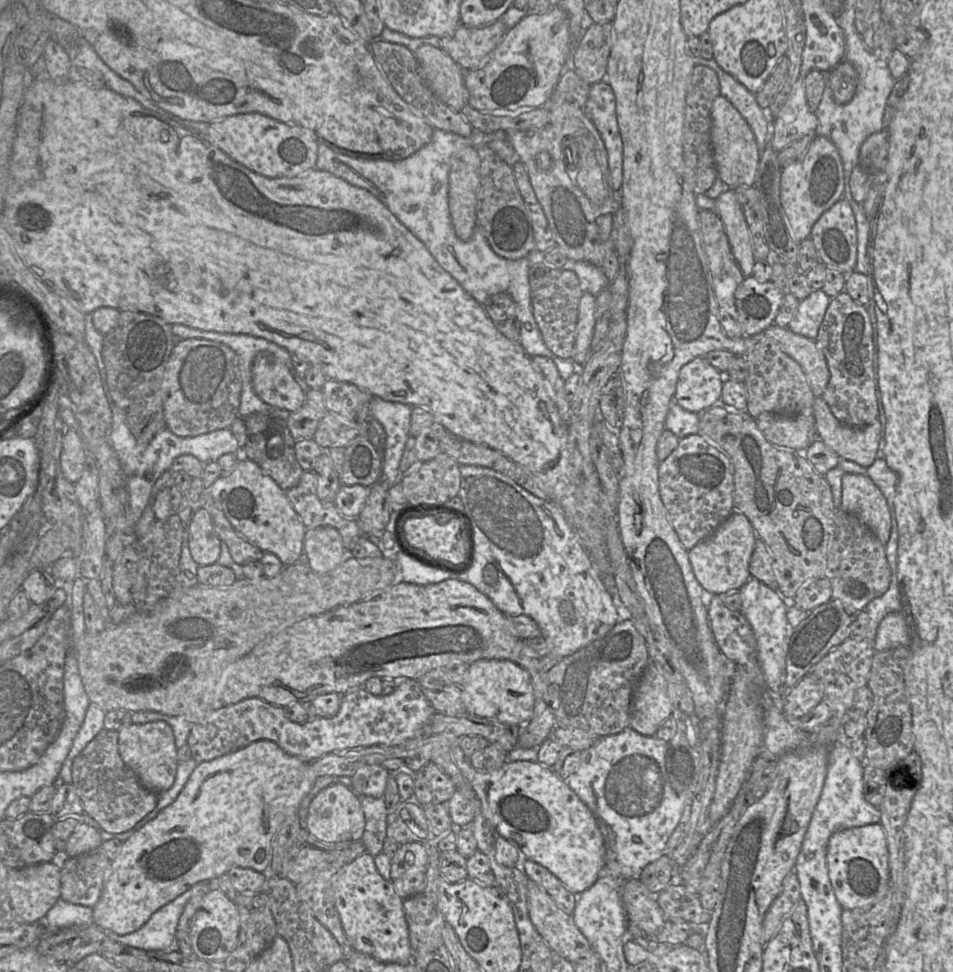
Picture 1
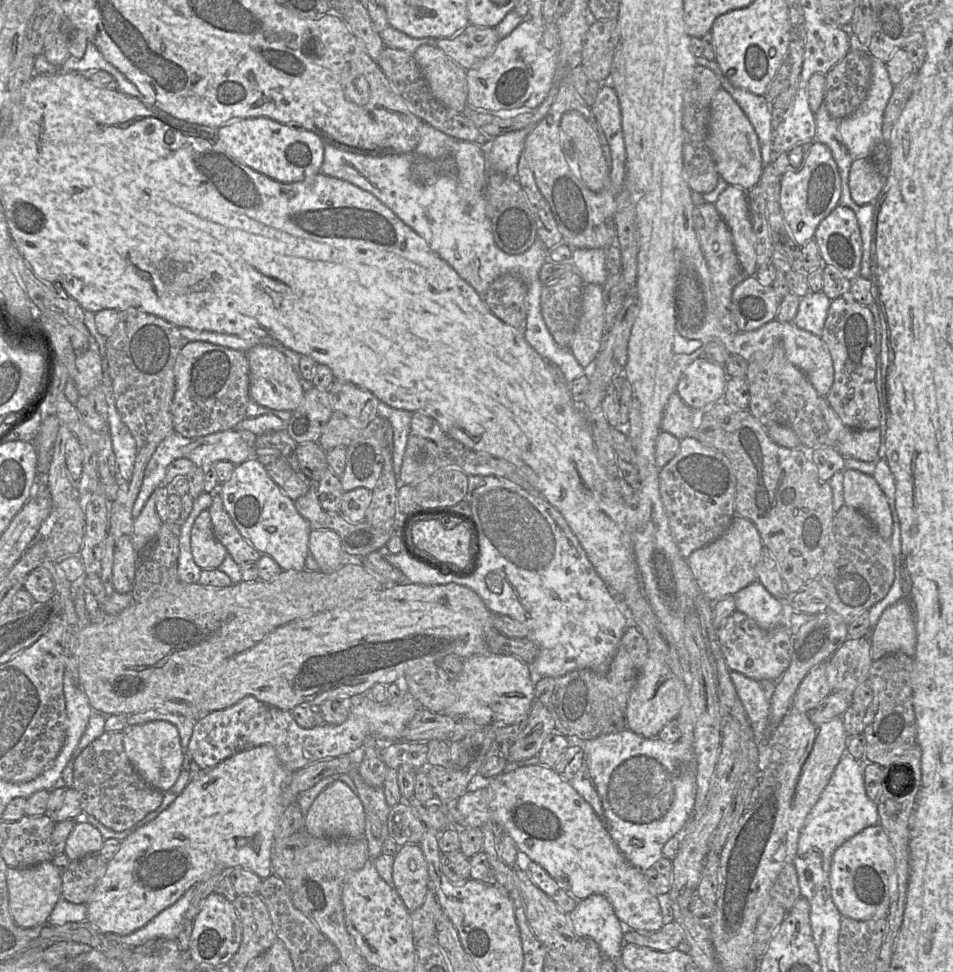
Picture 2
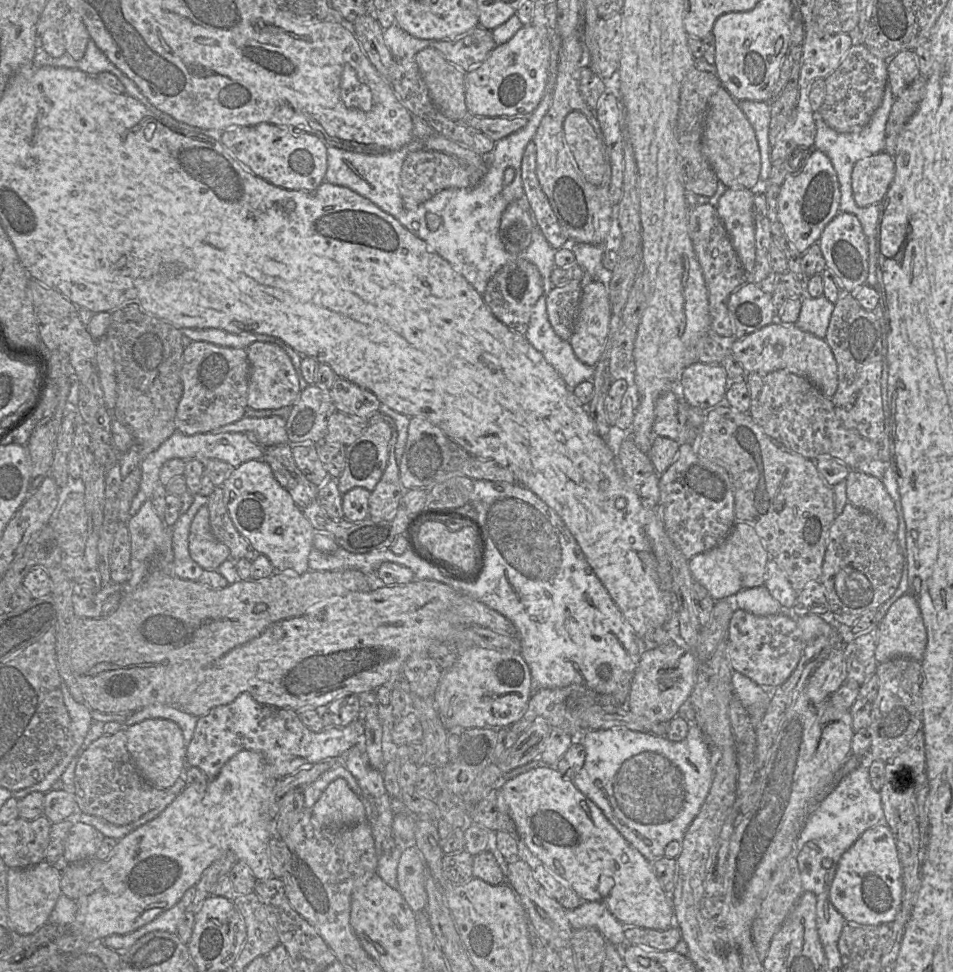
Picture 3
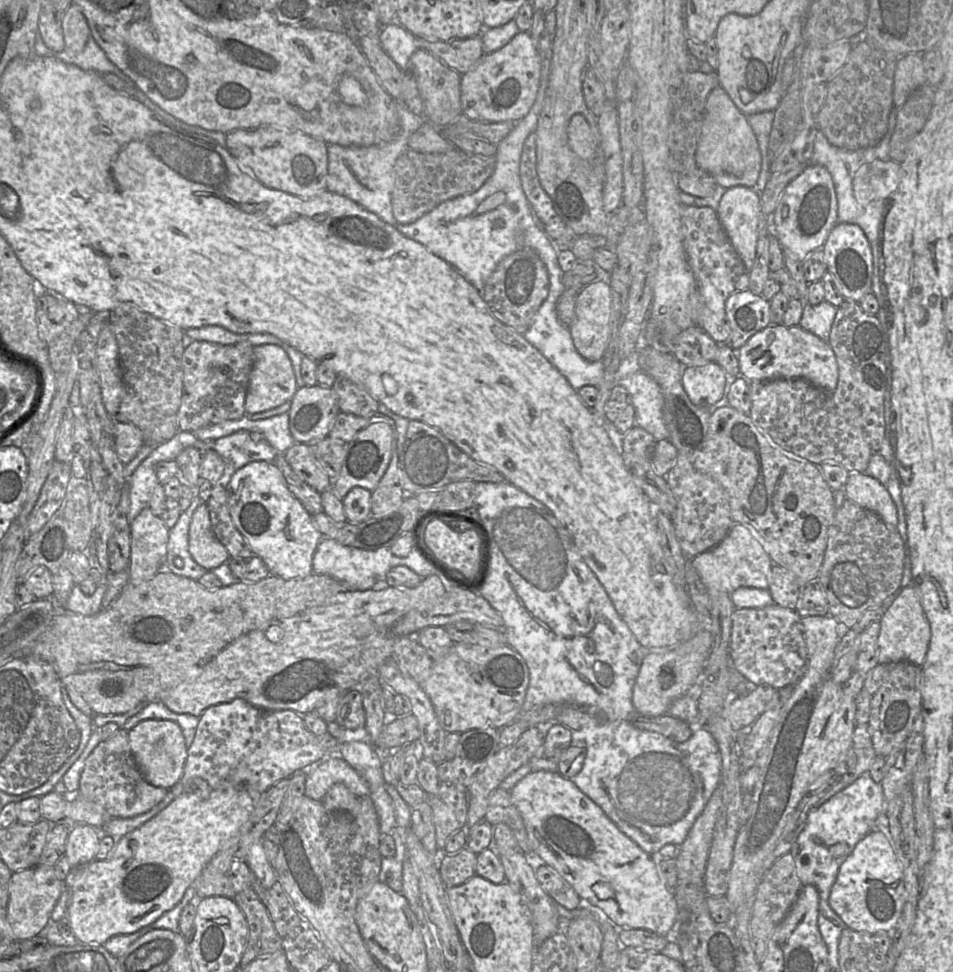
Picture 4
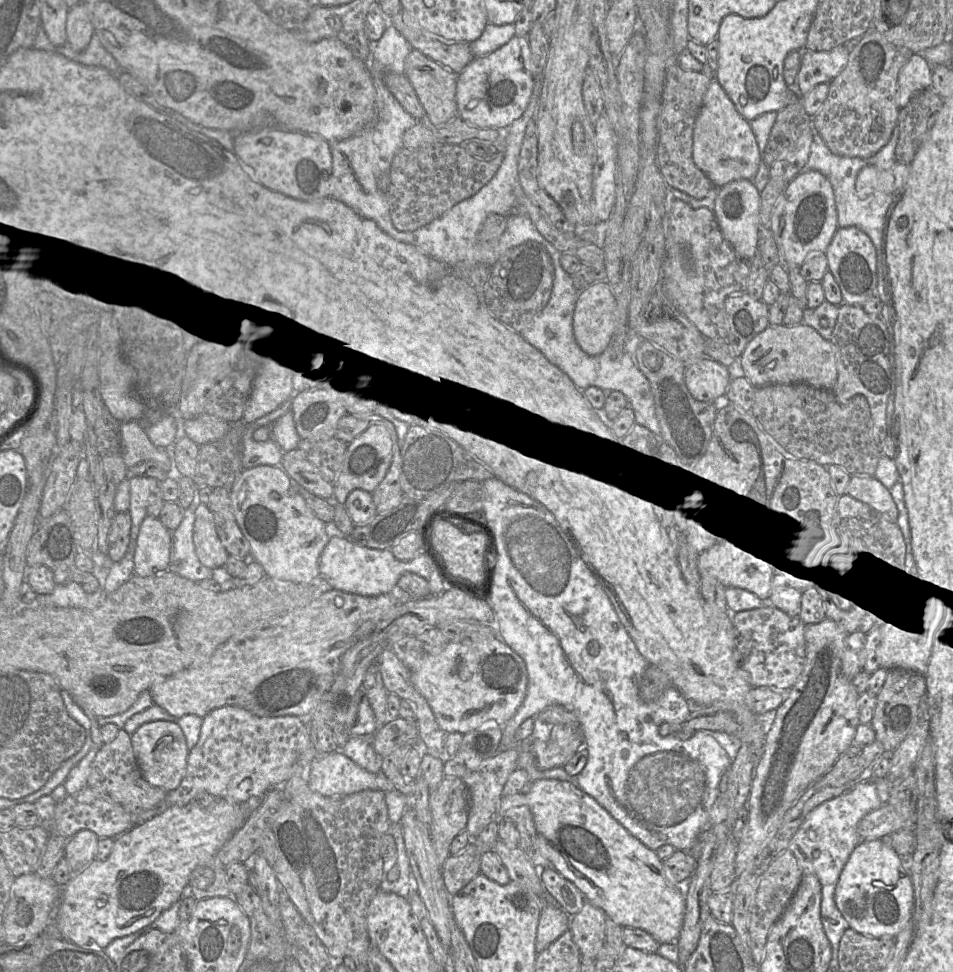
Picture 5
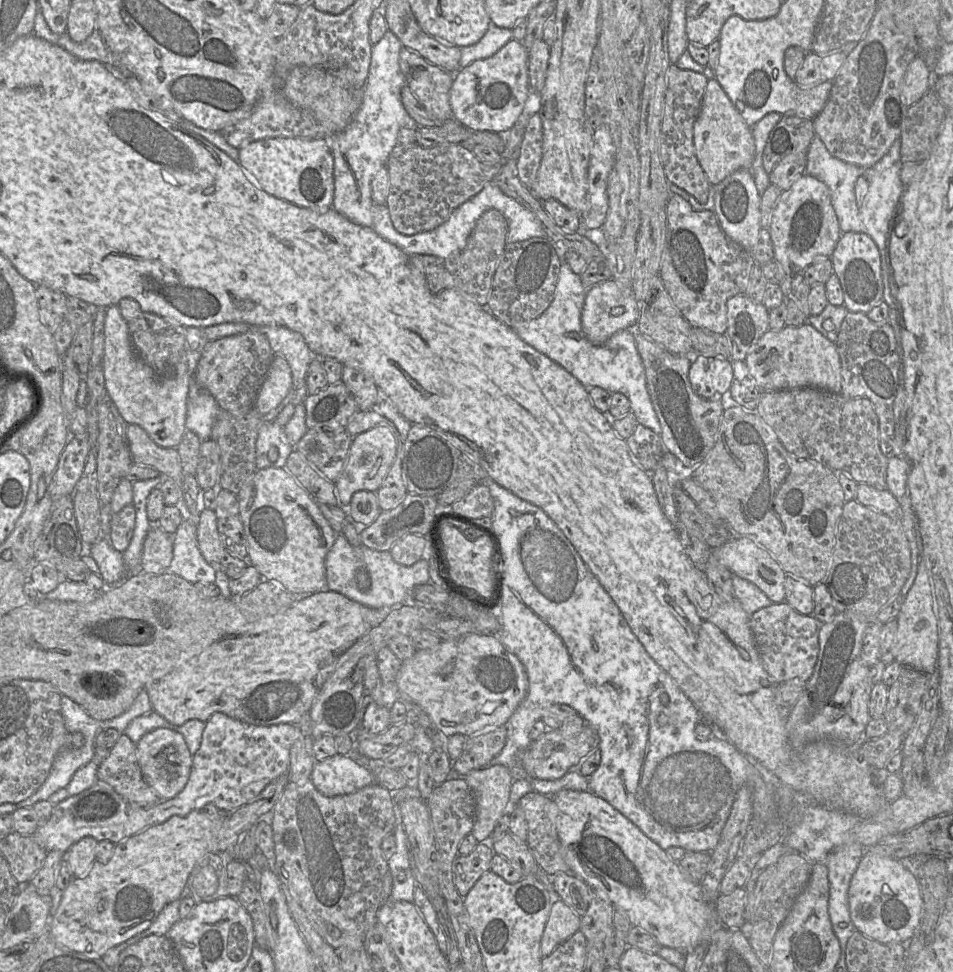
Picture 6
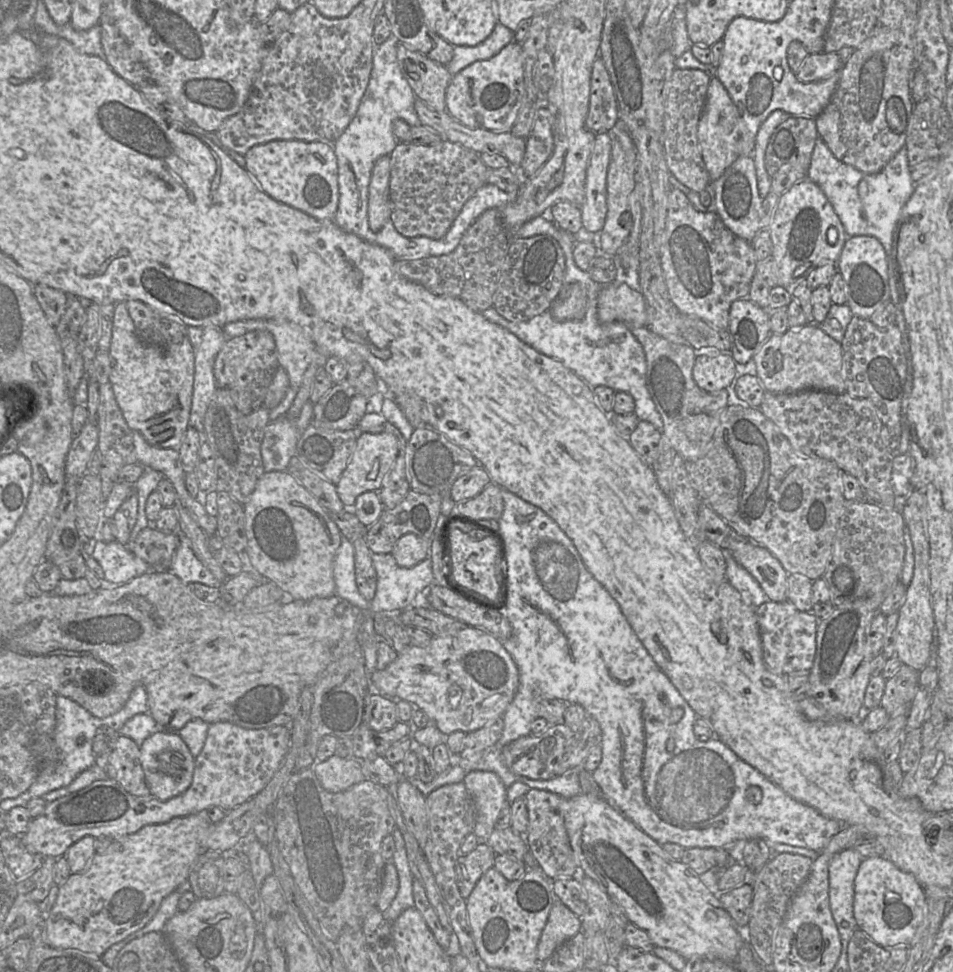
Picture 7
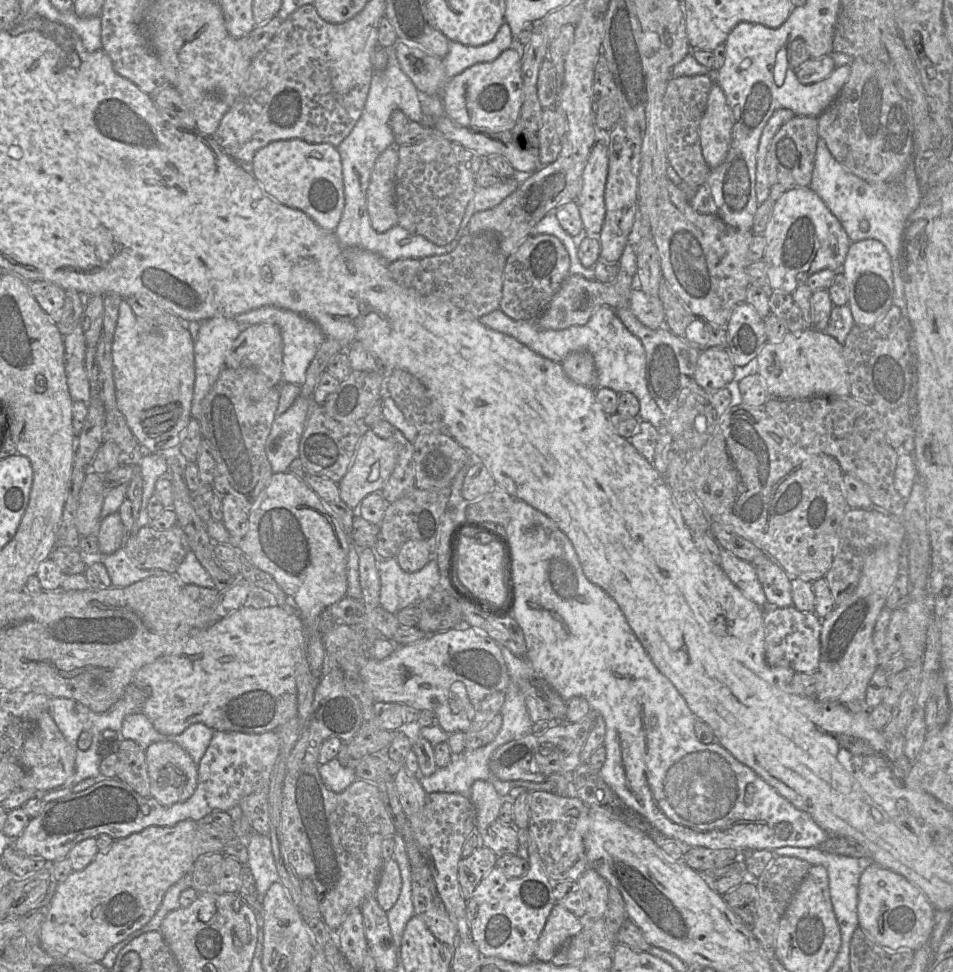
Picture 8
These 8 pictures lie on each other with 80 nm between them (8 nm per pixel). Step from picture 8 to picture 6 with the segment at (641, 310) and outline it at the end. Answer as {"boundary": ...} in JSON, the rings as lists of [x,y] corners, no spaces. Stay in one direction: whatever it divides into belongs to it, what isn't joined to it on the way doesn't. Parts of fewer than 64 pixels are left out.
{"boundary":[[[609,279],[586,290],[581,314],[582,330],[593,345],[603,345],[613,334],[624,329],[635,329],[639,318],[639,302],[633,296],[631,287],[622,287]]]}

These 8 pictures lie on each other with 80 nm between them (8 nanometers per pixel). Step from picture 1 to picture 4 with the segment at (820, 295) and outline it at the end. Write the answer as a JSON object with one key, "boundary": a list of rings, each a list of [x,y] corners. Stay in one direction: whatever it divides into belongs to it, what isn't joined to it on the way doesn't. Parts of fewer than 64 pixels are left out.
{"boundary":[[[826,300],[817,305],[805,302],[799,326],[828,342],[836,313],[837,307]]]}

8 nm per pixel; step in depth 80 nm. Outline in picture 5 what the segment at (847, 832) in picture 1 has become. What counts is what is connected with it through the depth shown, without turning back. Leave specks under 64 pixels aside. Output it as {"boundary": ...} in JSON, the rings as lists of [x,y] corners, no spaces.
{"boundary":[[[881,839],[860,842],[843,867],[834,893],[836,907],[850,929],[876,938],[894,937],[909,922],[914,922],[914,892],[909,870],[903,867],[895,849]]]}

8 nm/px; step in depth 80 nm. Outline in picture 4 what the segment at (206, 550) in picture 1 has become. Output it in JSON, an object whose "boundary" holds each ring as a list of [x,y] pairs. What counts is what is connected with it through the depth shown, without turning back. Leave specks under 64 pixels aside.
{"boundary":[[[207,503],[201,504],[192,517],[189,551],[193,559],[208,571],[227,563],[231,557],[213,531]]]}

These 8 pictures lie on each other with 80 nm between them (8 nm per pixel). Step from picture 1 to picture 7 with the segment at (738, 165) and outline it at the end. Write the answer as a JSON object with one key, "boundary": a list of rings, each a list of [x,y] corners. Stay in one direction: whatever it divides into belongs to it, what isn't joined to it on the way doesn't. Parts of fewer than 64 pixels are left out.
{"boundary":[[[716,77],[711,78],[697,128],[698,144],[711,181],[721,177],[724,171],[741,155],[743,137],[745,137],[745,125],[737,107],[722,83]]]}

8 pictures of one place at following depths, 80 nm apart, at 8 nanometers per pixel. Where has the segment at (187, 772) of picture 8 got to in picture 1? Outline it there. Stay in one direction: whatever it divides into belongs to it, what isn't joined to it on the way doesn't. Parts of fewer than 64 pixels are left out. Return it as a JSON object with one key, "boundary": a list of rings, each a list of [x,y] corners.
{"boundary":[[[164,721],[129,724],[118,730],[119,754],[124,763],[136,774],[142,786],[161,794],[175,781],[178,757],[172,728]]]}

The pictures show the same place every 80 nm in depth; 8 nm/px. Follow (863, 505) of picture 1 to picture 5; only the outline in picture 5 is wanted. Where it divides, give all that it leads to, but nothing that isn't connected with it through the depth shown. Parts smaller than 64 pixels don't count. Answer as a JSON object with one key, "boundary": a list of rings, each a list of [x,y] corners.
{"boundary":[[[851,476],[847,494],[869,505],[888,521],[897,522],[898,509],[890,491],[874,476]]]}

